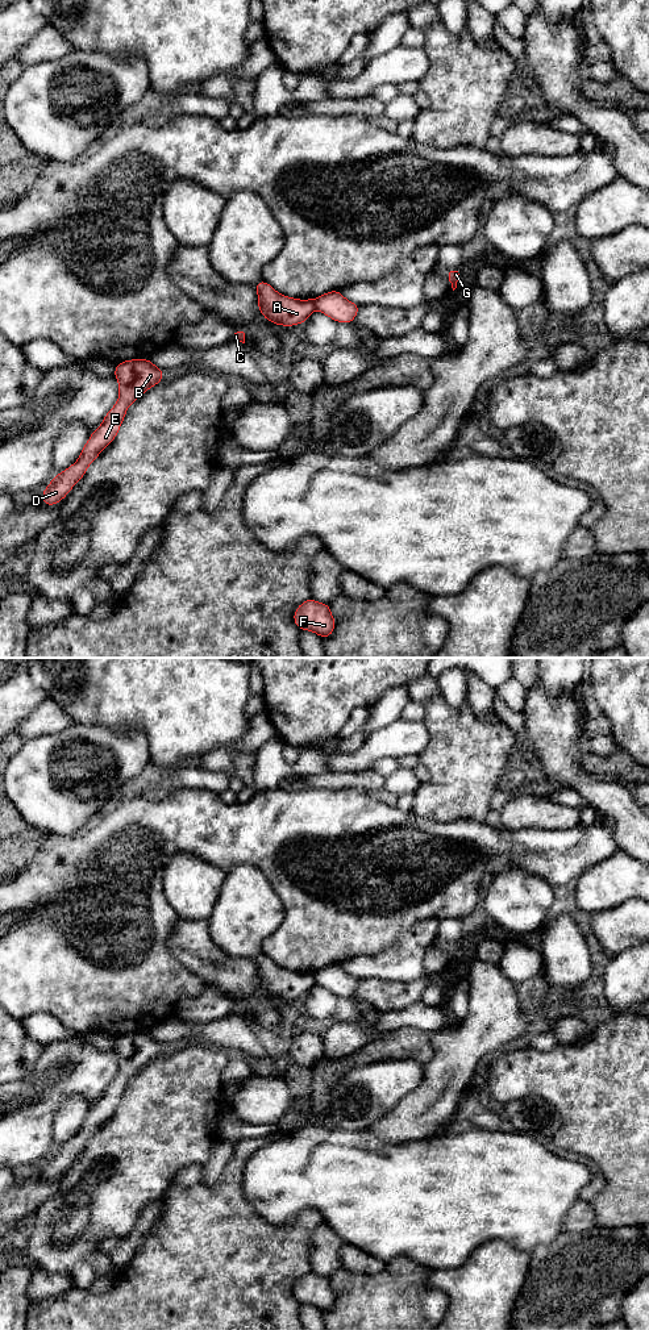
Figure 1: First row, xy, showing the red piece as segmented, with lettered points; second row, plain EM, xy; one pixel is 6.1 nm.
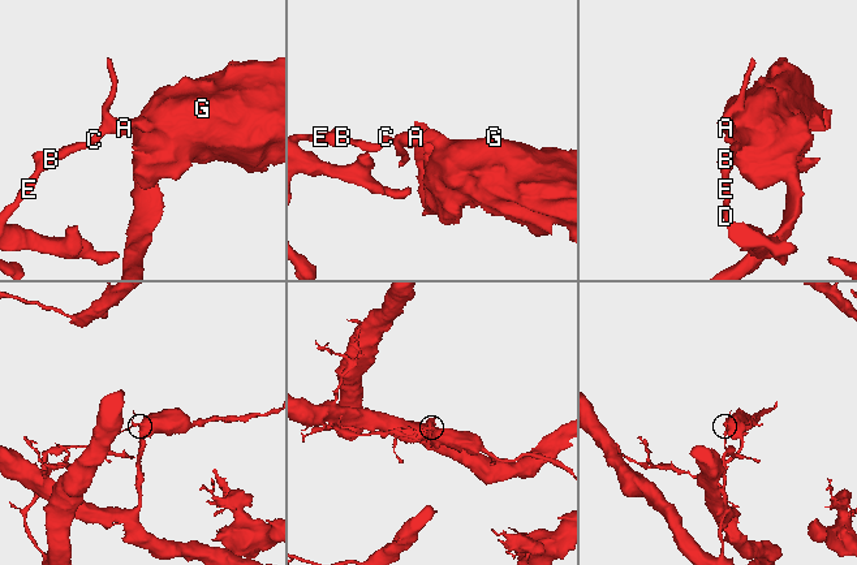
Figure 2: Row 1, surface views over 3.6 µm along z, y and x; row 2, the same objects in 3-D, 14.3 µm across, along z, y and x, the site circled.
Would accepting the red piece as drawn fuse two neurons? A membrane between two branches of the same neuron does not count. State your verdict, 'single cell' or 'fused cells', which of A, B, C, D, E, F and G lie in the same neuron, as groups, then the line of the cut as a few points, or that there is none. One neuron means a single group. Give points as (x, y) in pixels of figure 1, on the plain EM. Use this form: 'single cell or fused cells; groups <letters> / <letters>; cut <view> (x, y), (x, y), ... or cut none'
fused cells; groups A B C D E / F G; cut xy (312, 972), (315, 982)

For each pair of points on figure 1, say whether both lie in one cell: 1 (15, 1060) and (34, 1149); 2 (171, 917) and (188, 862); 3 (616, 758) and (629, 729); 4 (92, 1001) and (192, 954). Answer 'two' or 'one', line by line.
1: two
2: two
3: two
4: two

